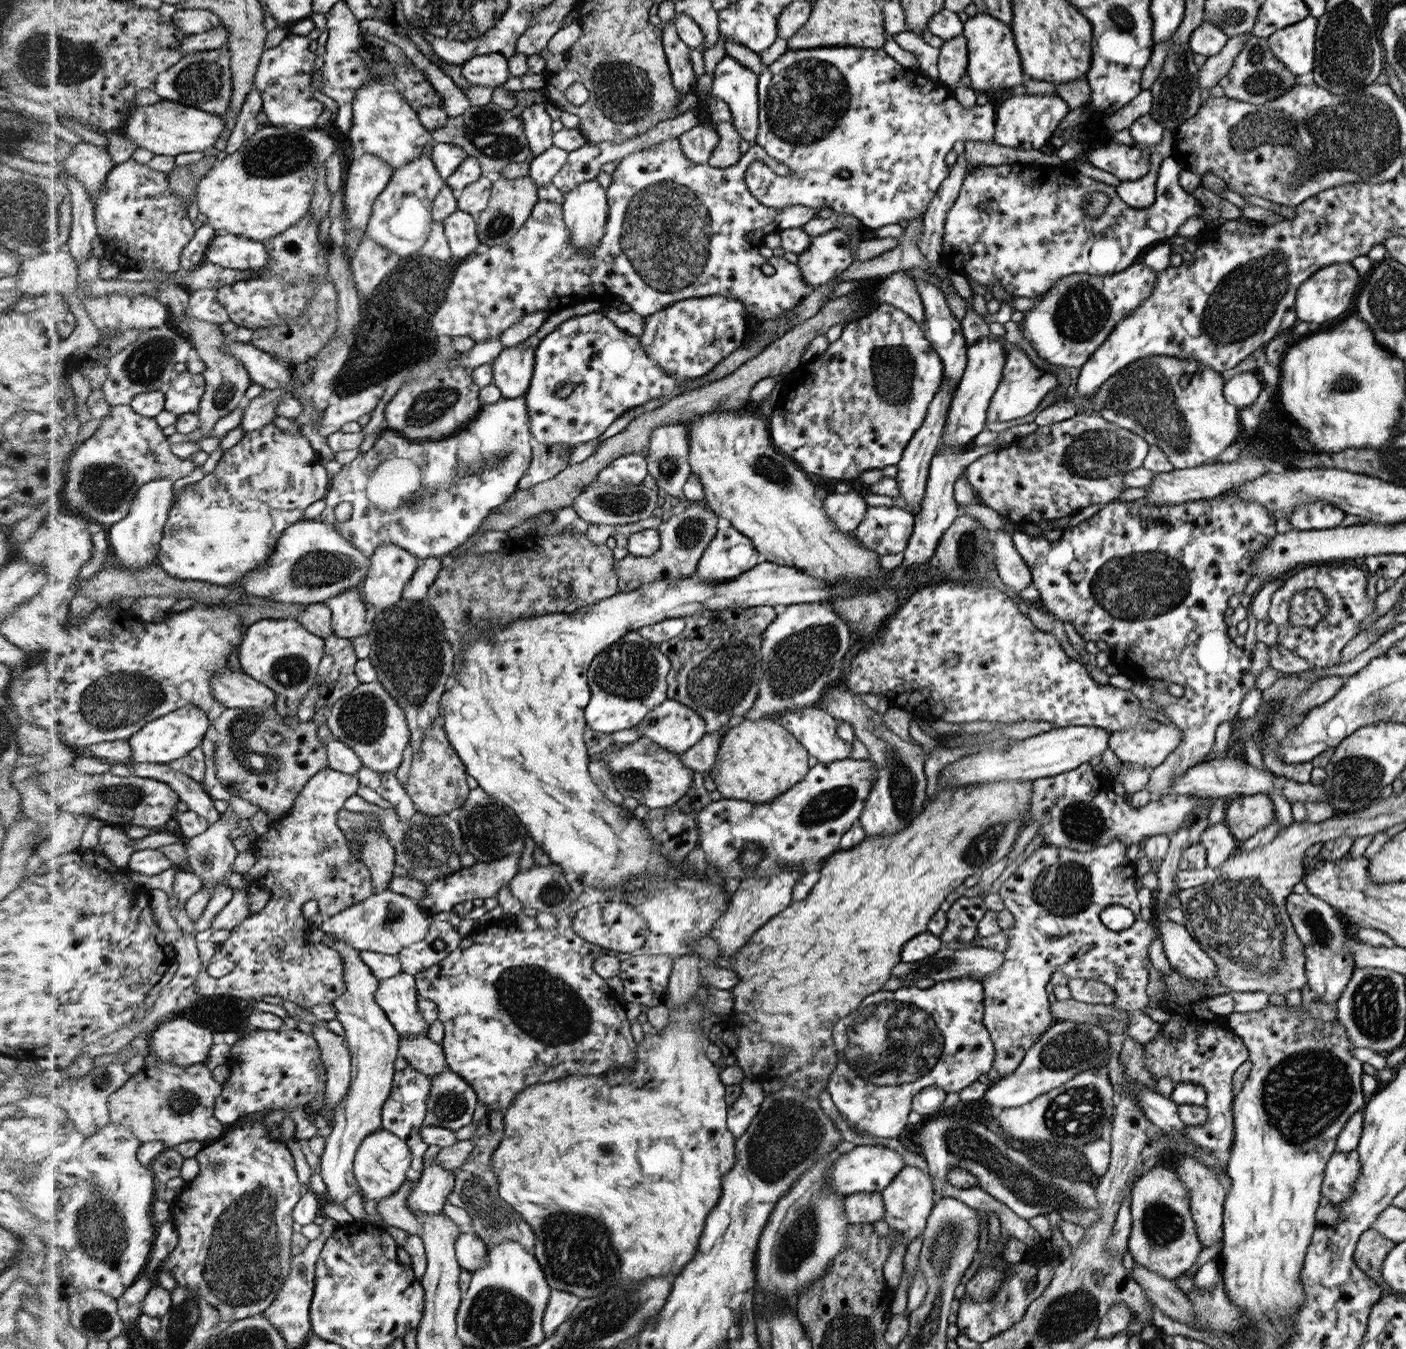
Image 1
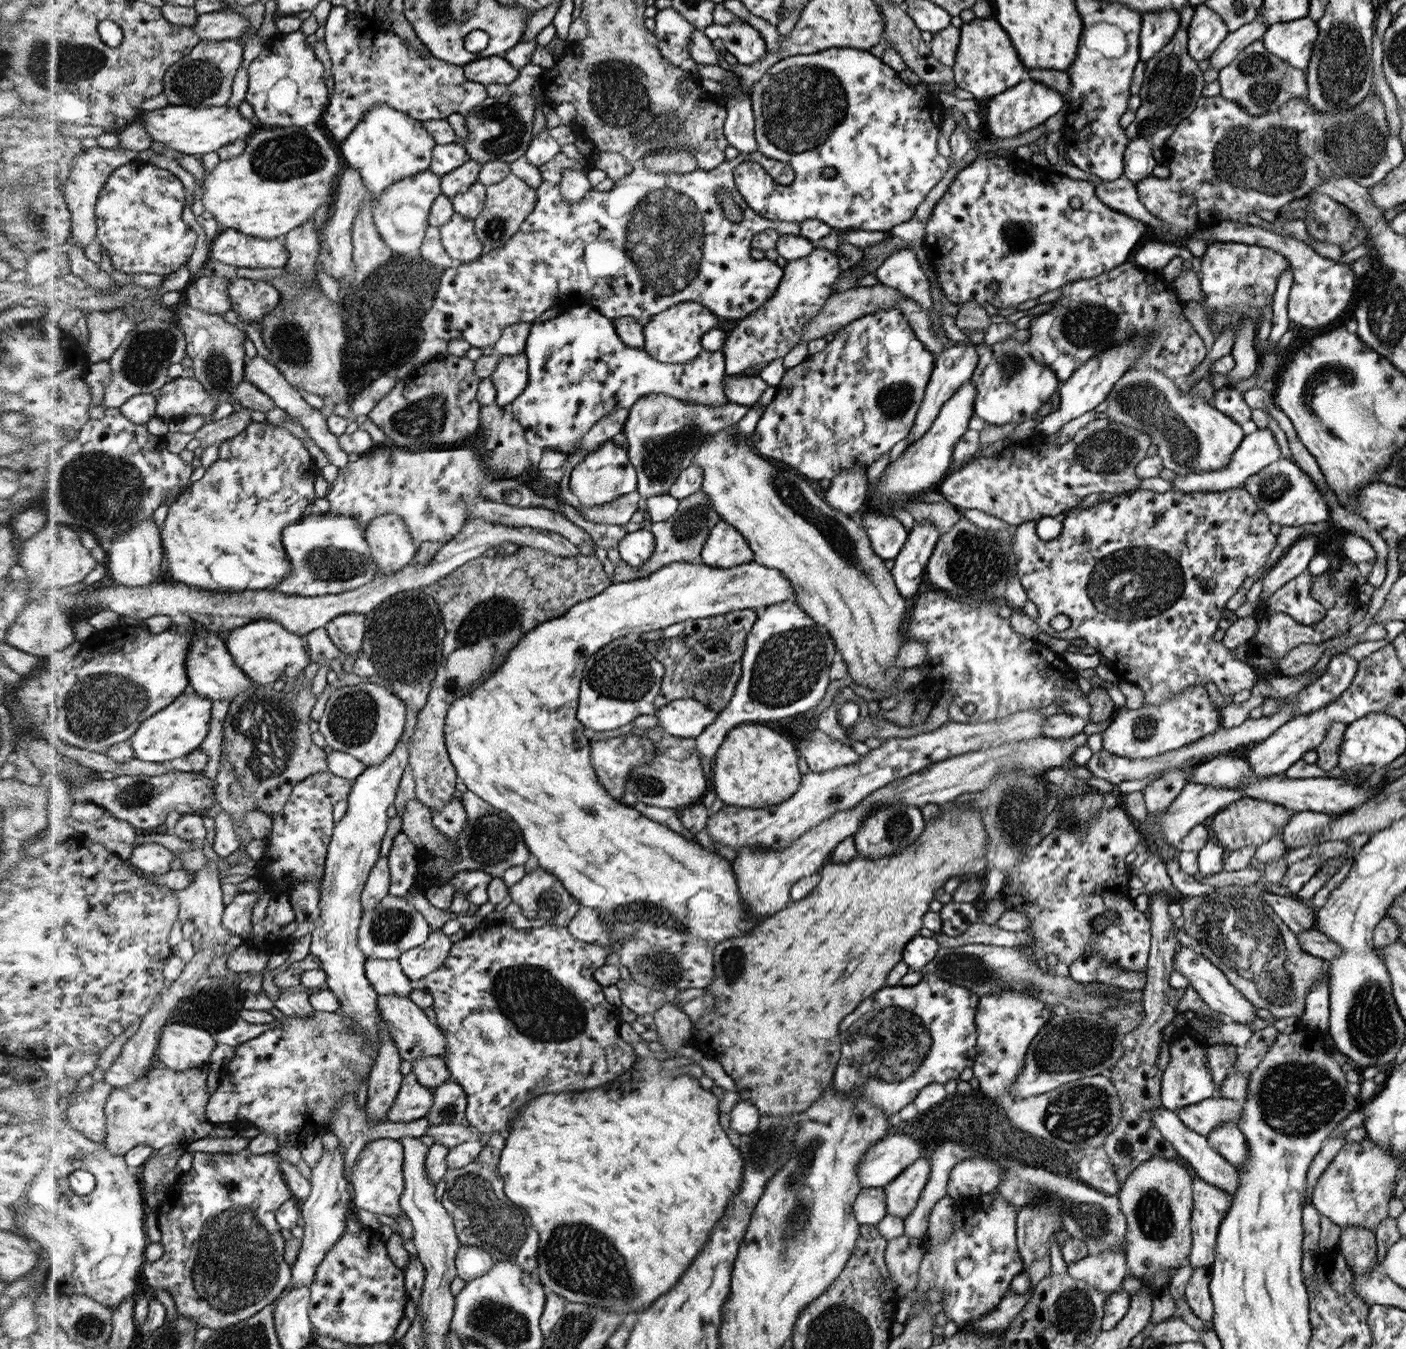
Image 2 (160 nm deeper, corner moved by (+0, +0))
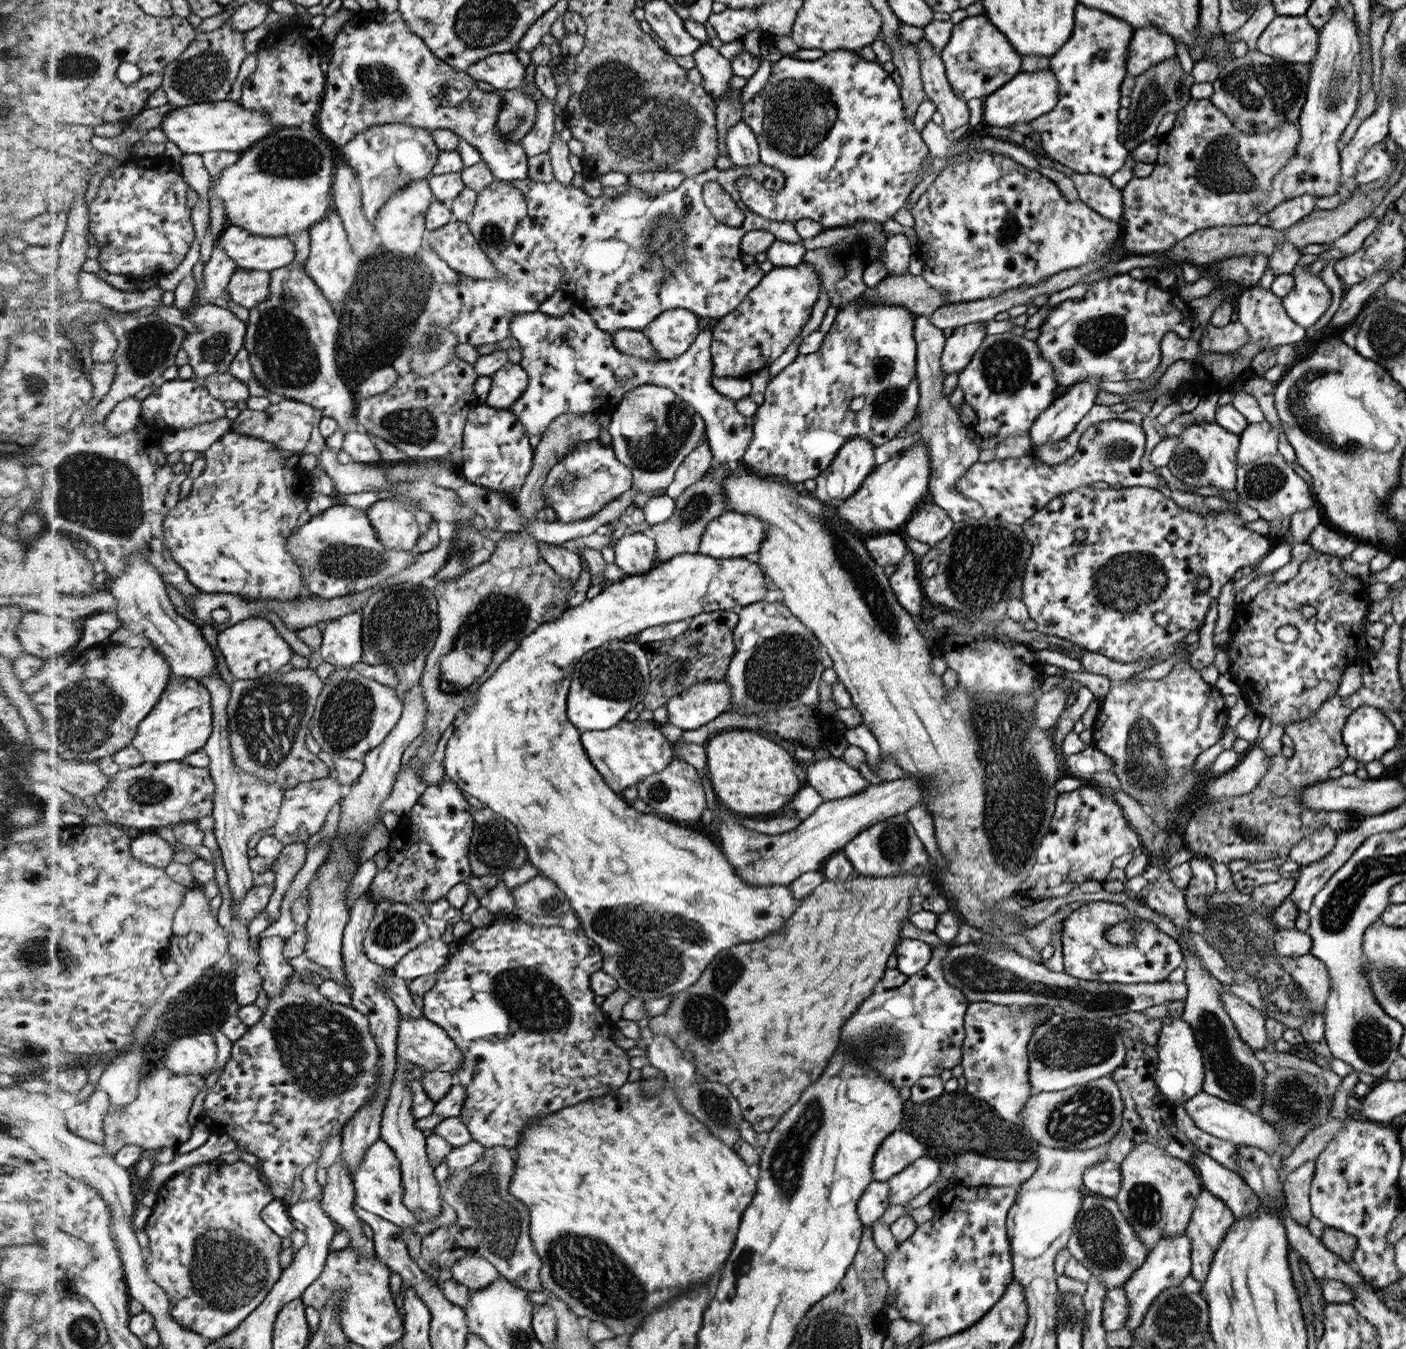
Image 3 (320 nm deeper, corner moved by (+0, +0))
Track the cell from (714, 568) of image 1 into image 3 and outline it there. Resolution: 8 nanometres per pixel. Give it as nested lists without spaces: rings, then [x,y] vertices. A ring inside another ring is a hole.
[[[727,510],[719,519],[712,520],[699,553],[716,558],[744,558],[760,550],[767,533],[768,524],[762,520]]]

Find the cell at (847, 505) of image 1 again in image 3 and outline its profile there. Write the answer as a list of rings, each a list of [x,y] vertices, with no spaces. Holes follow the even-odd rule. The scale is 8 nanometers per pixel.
[[[860,435],[850,438],[831,466],[816,478],[814,495],[836,505],[850,498],[877,466],[874,449]]]

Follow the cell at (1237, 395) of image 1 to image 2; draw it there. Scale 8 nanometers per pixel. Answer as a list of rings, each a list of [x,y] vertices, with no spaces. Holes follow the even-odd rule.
[[[1225,386],[1215,394],[1216,397],[1212,398],[1212,403],[1220,412],[1226,413],[1243,427],[1246,435],[1256,432],[1258,428],[1251,419],[1252,409],[1242,398],[1242,392],[1237,391],[1234,387]]]

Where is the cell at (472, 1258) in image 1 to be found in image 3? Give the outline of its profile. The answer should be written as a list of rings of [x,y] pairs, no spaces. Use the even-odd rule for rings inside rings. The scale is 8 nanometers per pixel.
[[[478,1256],[458,1259],[450,1269],[452,1279],[471,1291],[485,1289],[502,1277],[491,1262]]]

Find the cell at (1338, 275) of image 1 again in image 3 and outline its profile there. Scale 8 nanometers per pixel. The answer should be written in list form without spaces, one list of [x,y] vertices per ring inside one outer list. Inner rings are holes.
[[[1309,265],[1298,269],[1293,276],[1294,286],[1283,298],[1286,314],[1305,329],[1311,327],[1332,302],[1332,293],[1319,274],[1312,274]]]

